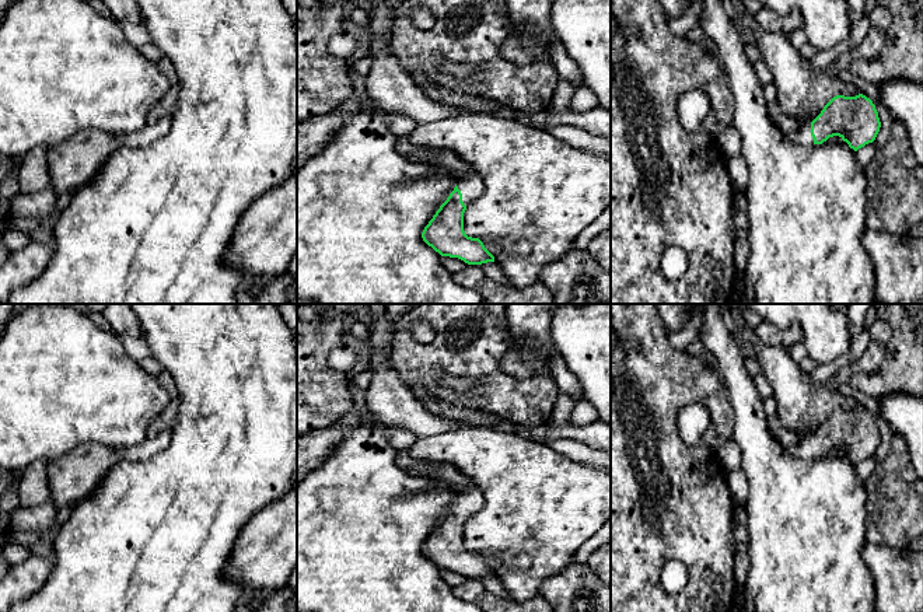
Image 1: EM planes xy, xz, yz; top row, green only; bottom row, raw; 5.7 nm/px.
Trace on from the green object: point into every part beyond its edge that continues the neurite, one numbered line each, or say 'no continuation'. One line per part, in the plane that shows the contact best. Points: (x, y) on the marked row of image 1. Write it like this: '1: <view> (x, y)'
1: xz (471, 185)

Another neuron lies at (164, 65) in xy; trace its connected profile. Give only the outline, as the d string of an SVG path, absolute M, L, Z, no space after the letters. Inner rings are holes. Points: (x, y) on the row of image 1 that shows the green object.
M165 56L161 57L160 60L155 62L160 71L165 76L165 78L169 81L169 84L175 84L178 83L178 76L175 71L174 64L171 63L169 59L167 59Z

